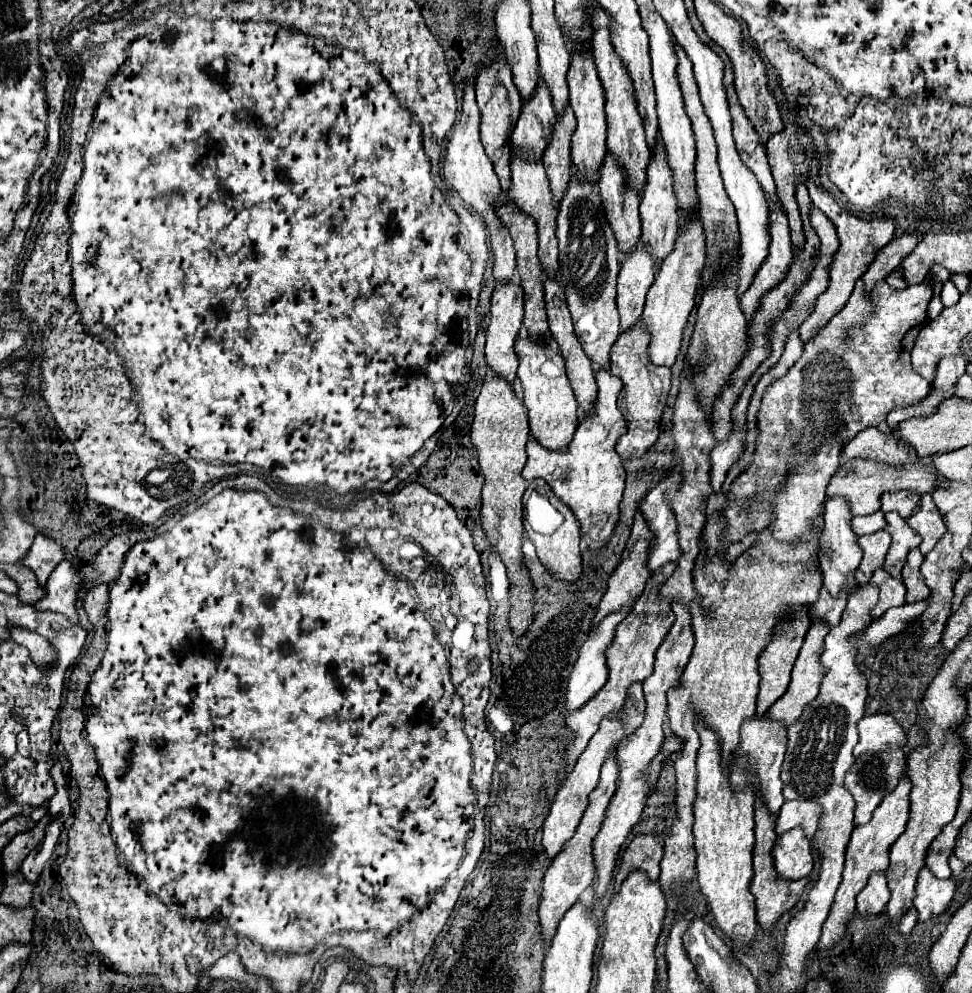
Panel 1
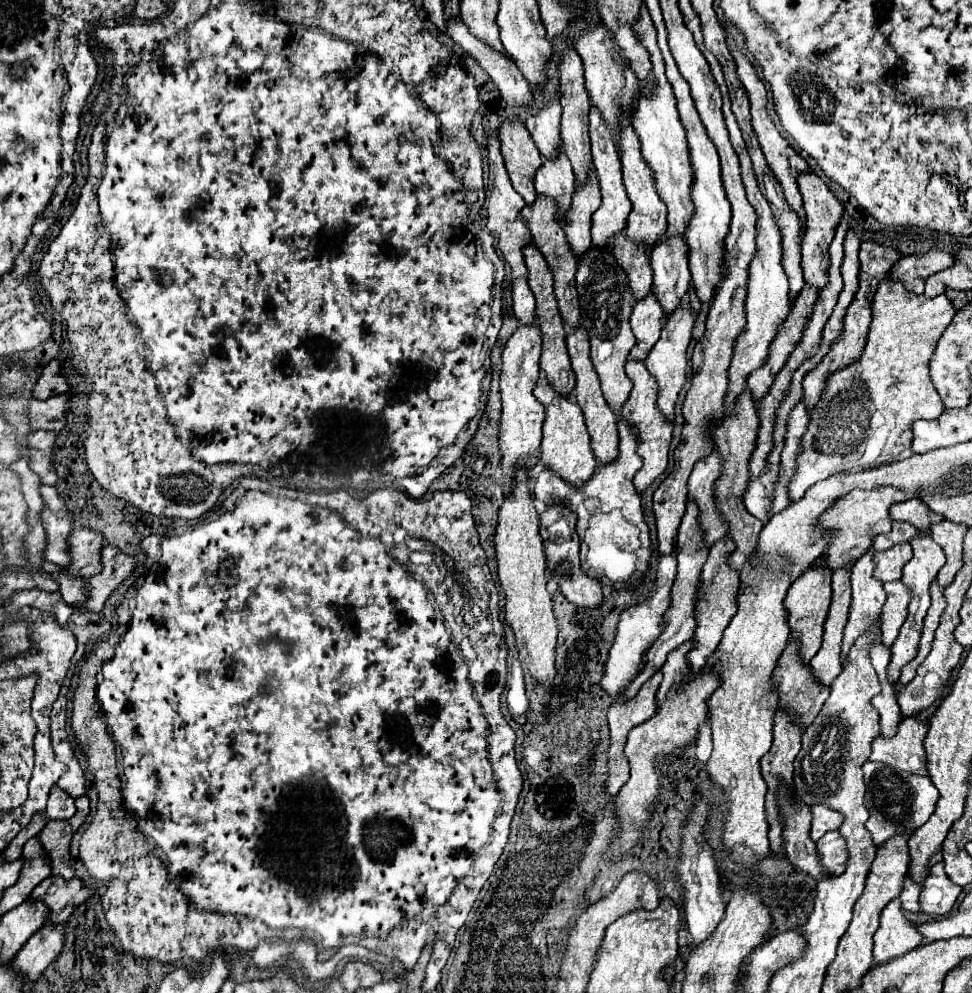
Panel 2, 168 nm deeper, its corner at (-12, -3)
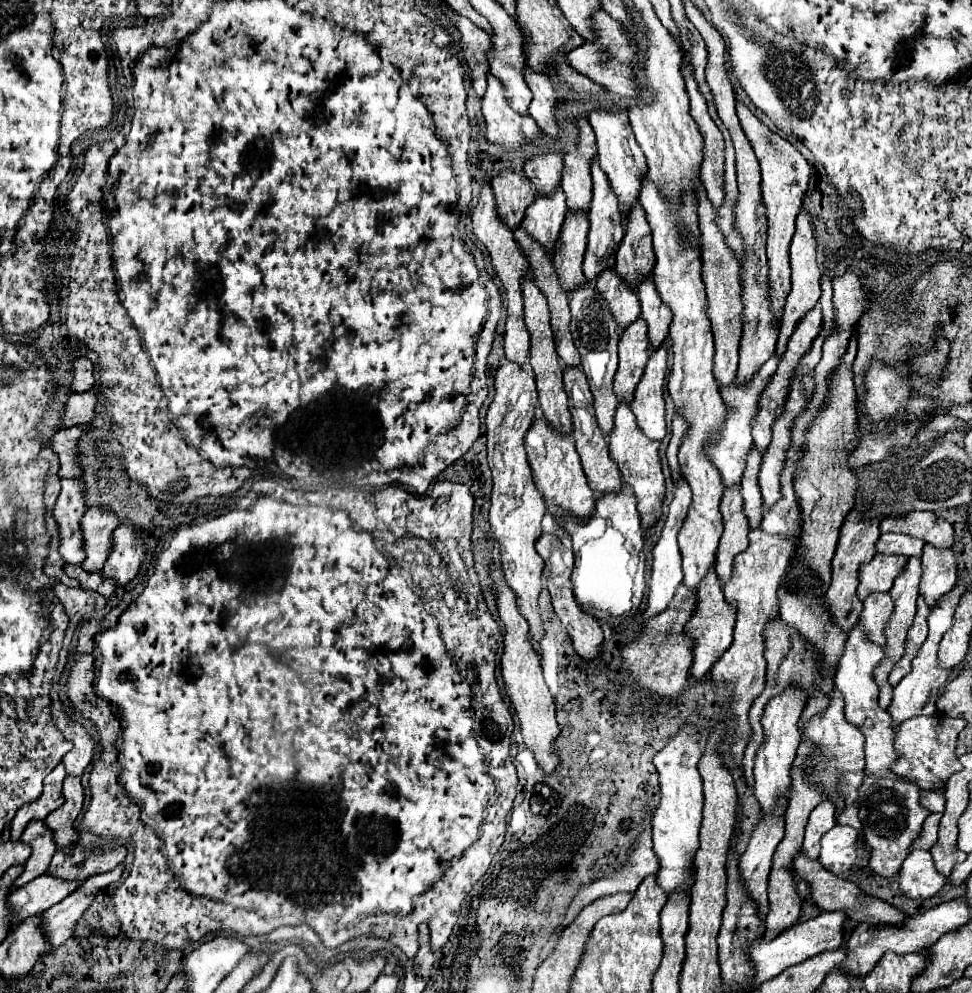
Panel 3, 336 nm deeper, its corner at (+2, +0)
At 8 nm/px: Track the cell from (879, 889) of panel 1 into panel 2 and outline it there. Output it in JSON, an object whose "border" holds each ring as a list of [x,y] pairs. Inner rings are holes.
{"border":[[[893,898],[881,910],[879,920],[881,920],[881,924],[873,936],[873,942],[875,942],[873,956],[875,956],[877,964],[889,962],[891,958],[897,958],[921,944],[921,934],[903,916],[899,898]]]}

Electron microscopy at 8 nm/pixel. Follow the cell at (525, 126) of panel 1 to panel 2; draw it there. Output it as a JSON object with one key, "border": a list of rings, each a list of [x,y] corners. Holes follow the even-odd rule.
{"border":[[[559,150],[553,158],[543,158],[543,164],[537,168],[533,180],[537,192],[551,194],[551,198],[559,200],[557,218],[563,220],[563,210],[567,210],[567,202],[571,202],[573,186],[573,170],[563,150]]]}

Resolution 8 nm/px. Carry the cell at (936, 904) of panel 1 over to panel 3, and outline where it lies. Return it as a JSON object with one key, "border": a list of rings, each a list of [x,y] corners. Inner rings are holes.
{"border":[[[913,851],[899,873],[899,889],[913,899],[929,899],[943,889],[947,879],[935,869],[929,851]]]}

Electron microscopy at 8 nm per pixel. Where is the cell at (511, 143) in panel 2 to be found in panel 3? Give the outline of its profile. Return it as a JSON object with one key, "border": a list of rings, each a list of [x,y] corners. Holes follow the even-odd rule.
{"border":[[[503,171],[491,181],[491,189],[495,195],[495,211],[499,219],[511,231],[515,231],[525,217],[525,209],[535,199],[535,191],[531,189],[529,179],[523,173]]]}

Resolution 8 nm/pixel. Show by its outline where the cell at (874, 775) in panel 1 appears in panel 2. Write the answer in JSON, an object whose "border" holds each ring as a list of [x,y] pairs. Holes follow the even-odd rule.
{"border":[[[865,762],[865,806],[869,810],[869,820],[865,828],[871,832],[873,842],[879,846],[883,838],[891,838],[891,834],[899,834],[899,830],[915,830],[915,826],[921,826],[931,816],[931,810],[935,808],[935,802],[939,800],[939,792],[935,790],[933,782],[927,776],[895,770],[893,766],[887,766],[883,762]]]}

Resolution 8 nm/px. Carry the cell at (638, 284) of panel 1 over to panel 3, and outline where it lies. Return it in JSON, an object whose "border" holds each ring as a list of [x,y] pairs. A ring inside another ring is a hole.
{"border":[[[639,317],[631,327],[625,329],[619,341],[619,369],[613,383],[613,391],[619,403],[629,405],[633,401],[635,387],[641,381],[645,363],[649,359],[647,349],[649,349],[647,325]]]}

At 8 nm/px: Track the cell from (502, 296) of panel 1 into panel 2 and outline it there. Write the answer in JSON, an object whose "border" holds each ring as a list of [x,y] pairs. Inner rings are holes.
{"border":[[[521,324],[507,338],[501,352],[501,454],[503,454],[503,476],[499,480],[503,494],[511,492],[513,466],[517,462],[525,464],[529,470],[535,466],[535,450],[541,442],[541,424],[545,418],[543,406],[533,396],[533,386],[539,374],[539,356],[541,356],[541,330],[537,324]]]}

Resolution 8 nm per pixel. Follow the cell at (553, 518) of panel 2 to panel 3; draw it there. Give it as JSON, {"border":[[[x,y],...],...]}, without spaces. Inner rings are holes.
{"border":[[[541,539],[537,543],[537,553],[547,561],[545,565],[545,575],[547,575],[547,581],[545,581],[545,587],[549,589],[551,593],[551,603],[553,603],[553,609],[557,613],[557,617],[561,619],[563,627],[569,631],[571,635],[571,641],[573,641],[573,649],[577,651],[577,655],[585,661],[593,661],[595,657],[601,655],[601,643],[603,643],[603,629],[599,625],[597,619],[581,613],[581,607],[579,603],[575,601],[575,595],[573,595],[573,587],[571,587],[571,571],[573,571],[573,565],[575,565],[575,555],[569,547],[565,547],[561,543],[561,539]]]}

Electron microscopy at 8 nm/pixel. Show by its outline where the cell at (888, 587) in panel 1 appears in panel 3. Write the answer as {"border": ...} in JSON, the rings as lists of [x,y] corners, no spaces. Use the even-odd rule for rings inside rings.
{"border":[[[877,593],[871,595],[865,603],[863,603],[863,611],[861,611],[861,627],[867,635],[869,641],[883,645],[885,643],[885,623],[889,621],[889,615],[893,613],[893,599],[889,593]]]}

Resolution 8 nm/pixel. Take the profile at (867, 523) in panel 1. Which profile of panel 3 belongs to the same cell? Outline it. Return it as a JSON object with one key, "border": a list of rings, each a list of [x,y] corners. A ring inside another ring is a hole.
{"border":[[[887,533],[887,535],[881,535],[877,541],[879,553],[899,553],[899,555],[917,557],[917,559],[921,559],[923,547],[925,547],[925,541],[913,539],[909,535],[901,535],[901,533]]]}

